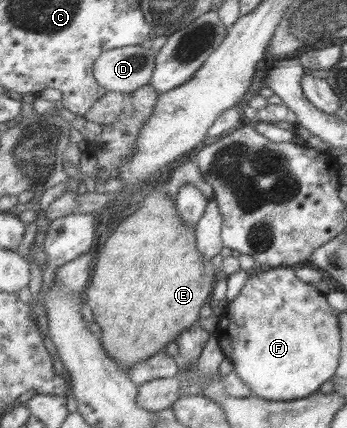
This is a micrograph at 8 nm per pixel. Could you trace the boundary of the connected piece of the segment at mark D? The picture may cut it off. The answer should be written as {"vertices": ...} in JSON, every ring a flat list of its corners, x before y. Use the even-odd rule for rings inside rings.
{"vertices":[[142,45,123,46,104,51,93,64,93,75,96,82,100,83,107,91,124,92,131,94,132,91,146,86,151,81,158,50,156,48,144,48]]}

